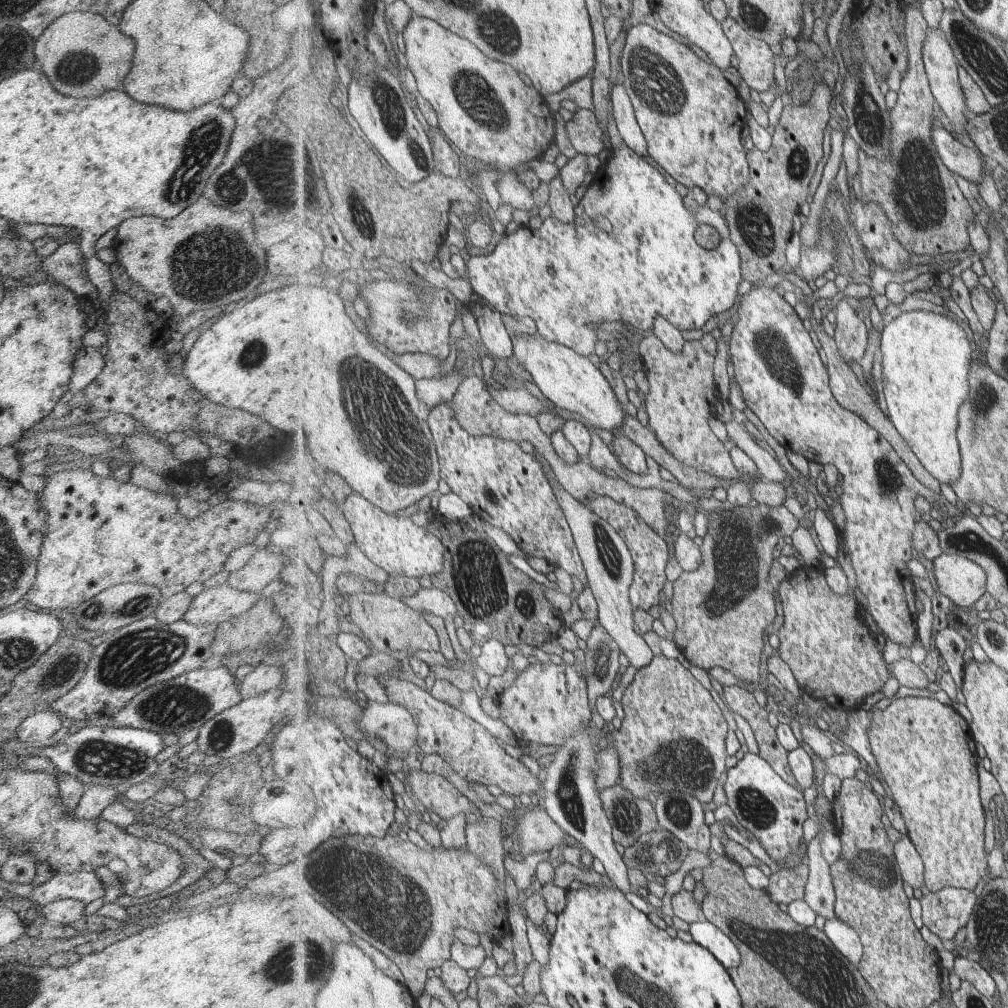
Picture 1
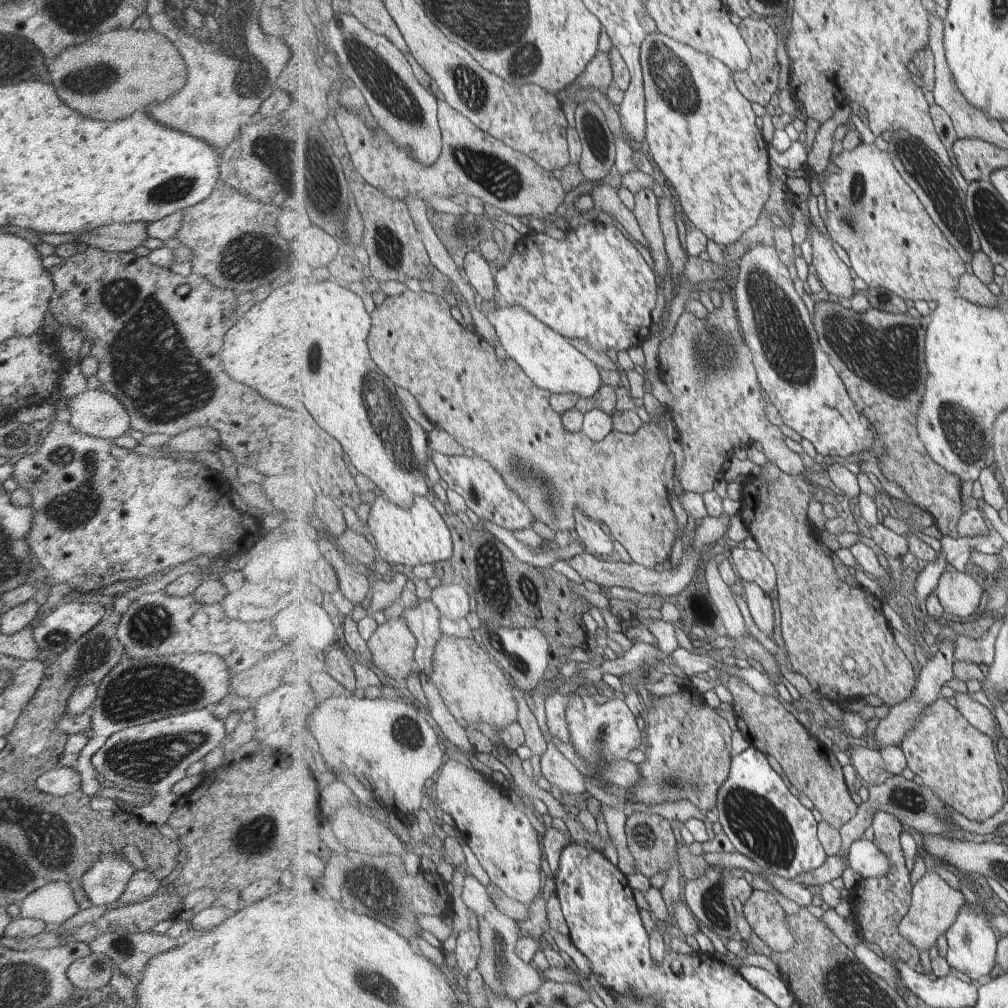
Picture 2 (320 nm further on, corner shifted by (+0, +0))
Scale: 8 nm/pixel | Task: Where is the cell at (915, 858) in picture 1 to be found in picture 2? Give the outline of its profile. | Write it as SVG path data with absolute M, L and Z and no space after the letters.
M928 868L925 876L914 886L912 890L912 905L907 916L900 922L900 931L921 951L931 950L937 946L941 936L955 924L957 917L965 905L965 896L957 890L953 890L936 870Z

